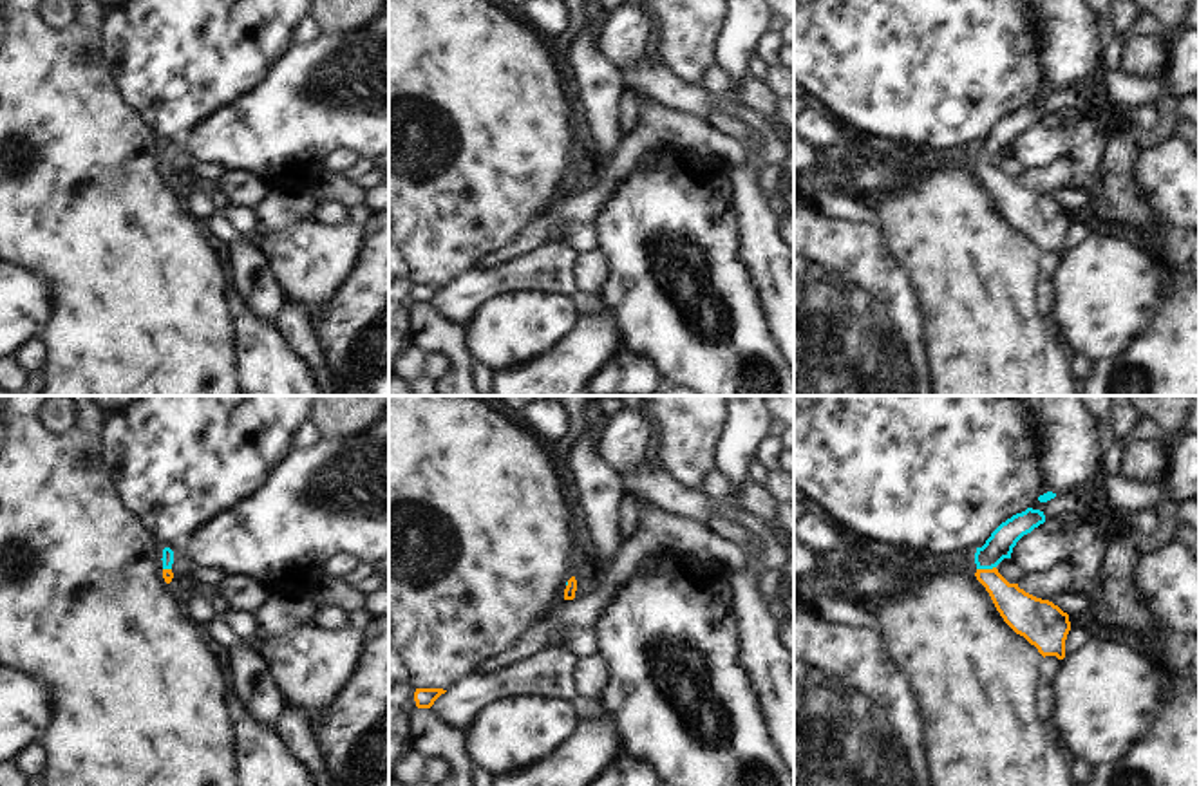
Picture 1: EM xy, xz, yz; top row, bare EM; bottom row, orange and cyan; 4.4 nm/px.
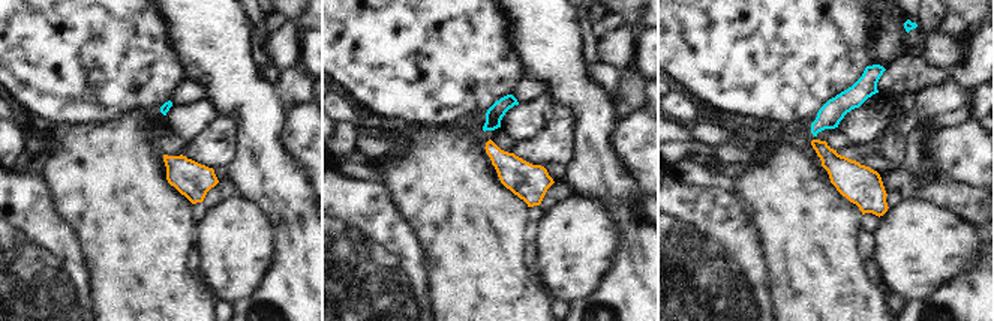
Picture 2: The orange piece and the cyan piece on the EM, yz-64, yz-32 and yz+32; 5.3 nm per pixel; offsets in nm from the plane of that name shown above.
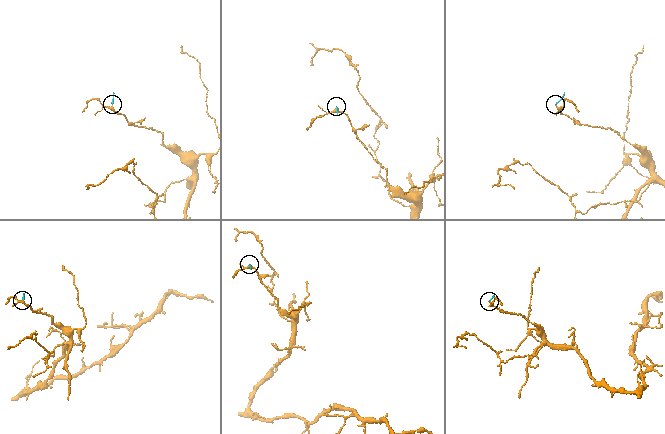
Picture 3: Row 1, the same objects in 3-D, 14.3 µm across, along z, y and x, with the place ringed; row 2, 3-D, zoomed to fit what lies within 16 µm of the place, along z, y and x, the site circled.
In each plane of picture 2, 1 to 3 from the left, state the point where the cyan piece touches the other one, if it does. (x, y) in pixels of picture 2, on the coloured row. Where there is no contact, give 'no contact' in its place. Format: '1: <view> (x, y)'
1: no contact
2: no contact
3: no contact

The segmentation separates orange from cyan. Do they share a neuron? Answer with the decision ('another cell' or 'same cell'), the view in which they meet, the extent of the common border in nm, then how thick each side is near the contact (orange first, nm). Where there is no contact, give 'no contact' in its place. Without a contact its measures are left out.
same cell | yz | 90 nm | 170/120 nm

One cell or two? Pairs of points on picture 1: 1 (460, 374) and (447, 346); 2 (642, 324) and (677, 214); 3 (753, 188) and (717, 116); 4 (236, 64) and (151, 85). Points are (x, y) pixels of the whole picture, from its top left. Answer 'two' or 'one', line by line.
1: one
2: one
3: two
4: one

